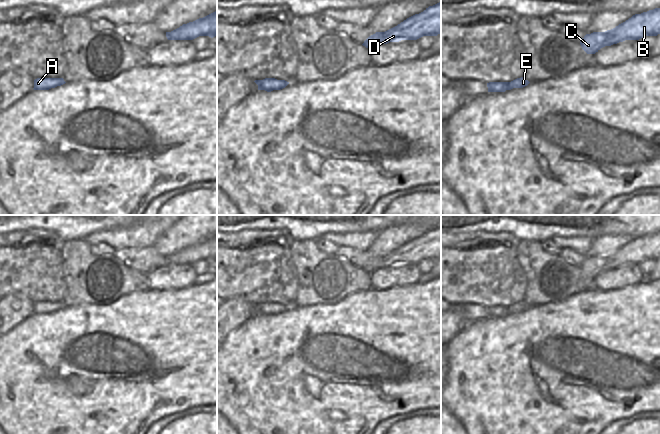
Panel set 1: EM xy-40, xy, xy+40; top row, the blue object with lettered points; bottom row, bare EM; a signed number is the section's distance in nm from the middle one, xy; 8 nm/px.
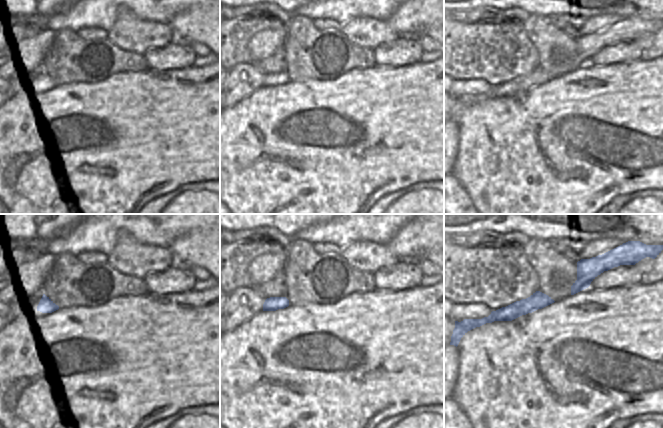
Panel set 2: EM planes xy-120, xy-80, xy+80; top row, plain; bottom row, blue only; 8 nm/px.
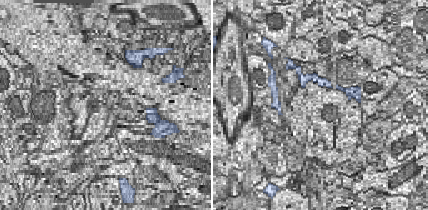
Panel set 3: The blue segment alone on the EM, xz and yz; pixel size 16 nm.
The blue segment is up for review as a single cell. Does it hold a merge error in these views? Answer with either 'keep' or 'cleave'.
cleave

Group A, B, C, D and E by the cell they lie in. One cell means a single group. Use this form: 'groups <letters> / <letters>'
groups A / B C D E

